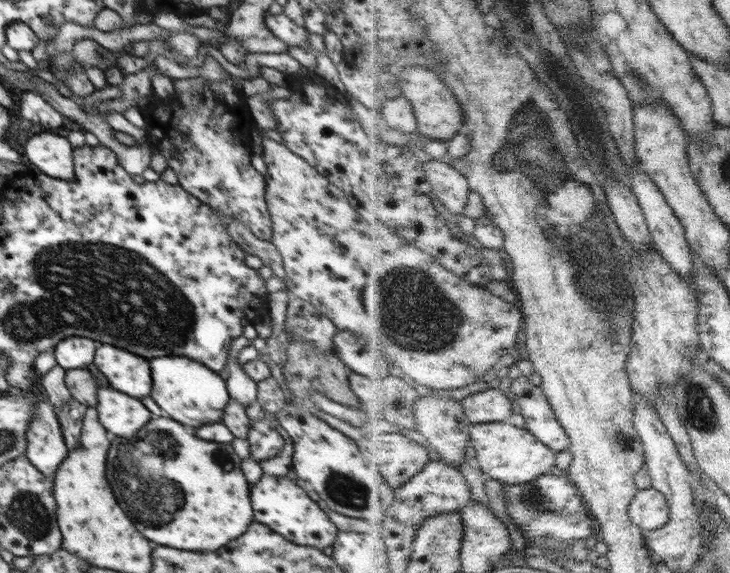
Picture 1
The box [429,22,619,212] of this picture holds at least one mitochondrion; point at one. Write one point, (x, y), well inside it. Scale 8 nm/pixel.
(528, 148)

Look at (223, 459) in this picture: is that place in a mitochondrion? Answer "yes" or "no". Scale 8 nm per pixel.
yes

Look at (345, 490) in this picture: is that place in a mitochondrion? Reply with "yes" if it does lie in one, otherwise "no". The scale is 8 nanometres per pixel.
yes

